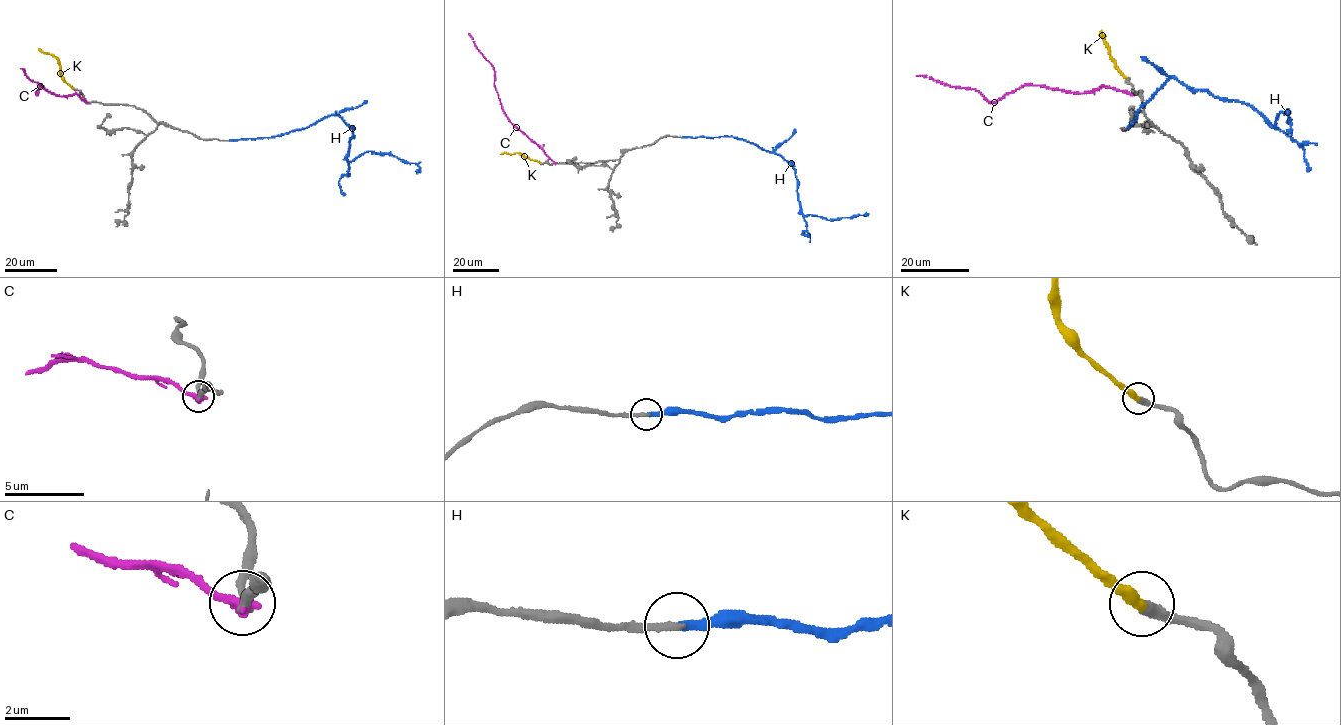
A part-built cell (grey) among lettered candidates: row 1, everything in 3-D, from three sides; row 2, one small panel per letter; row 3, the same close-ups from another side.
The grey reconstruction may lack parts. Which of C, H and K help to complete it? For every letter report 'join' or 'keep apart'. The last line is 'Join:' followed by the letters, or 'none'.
C: keep apart
H: keep apart
K: join
Join: K

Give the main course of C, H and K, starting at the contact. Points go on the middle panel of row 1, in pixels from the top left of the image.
C: (555, 163), (509, 121), (494, 84), (493, 66), (468, 33)
H: (683, 137), (732, 136), (777, 153), (795, 171), (798, 201), (804, 215), (838, 219), (865, 215)
K: (540, 162), (518, 153), (501, 154)

